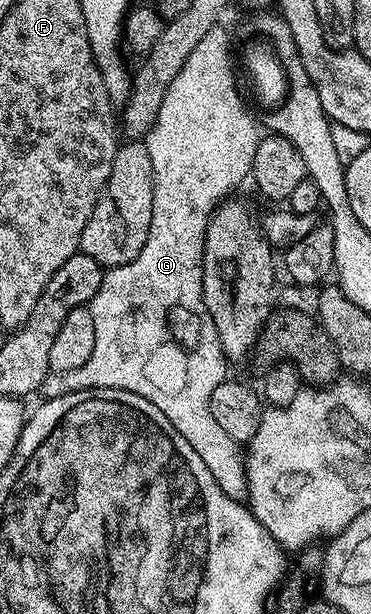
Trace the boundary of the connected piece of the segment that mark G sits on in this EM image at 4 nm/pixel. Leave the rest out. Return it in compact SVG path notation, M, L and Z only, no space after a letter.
M222 23L213 26L201 42L193 49L193 54L185 58L185 66L177 70L177 78L169 82L161 110L157 110L155 125L148 130L145 143L152 159L153 204L152 222L148 237L141 252L127 265L108 267L103 273L103 281L97 294L90 302L93 314L93 330L97 330L97 342L89 362L77 366L77 370L49 374L43 380L41 389L46 399L52 400L70 392L111 388L129 390L141 394L178 432L187 438L189 446L197 450L201 462L209 466L209 474L225 490L225 494L236 498L247 491L247 466L245 452L240 441L229 438L220 424L214 420L209 410L213 390L220 382L228 379L229 361L223 355L223 347L209 318L209 310L203 297L203 247L207 222L224 198L244 179L250 177L253 166L253 150L257 150L261 139L261 128L256 117L247 113L239 92L235 89L235 72L231 69L231 36L223 29Z

